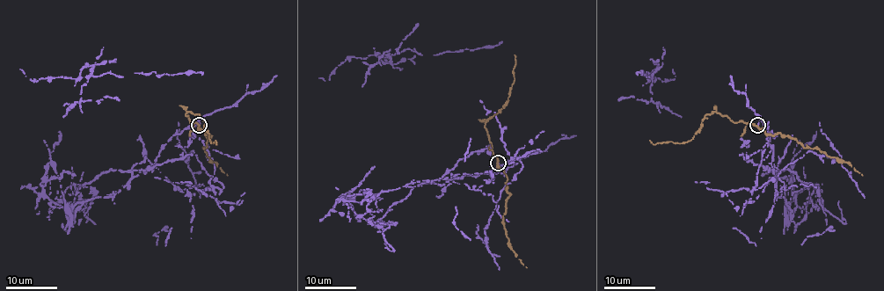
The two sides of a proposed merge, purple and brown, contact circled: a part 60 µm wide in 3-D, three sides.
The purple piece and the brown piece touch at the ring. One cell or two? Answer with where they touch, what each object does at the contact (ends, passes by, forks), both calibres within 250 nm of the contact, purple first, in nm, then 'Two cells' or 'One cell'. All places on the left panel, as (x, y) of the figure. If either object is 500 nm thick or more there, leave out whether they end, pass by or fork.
Place: (199, 125). At the ring purple ends. At the ring brown passes by. Thickness 200 nm (purple) against 280 nm. Two cells

